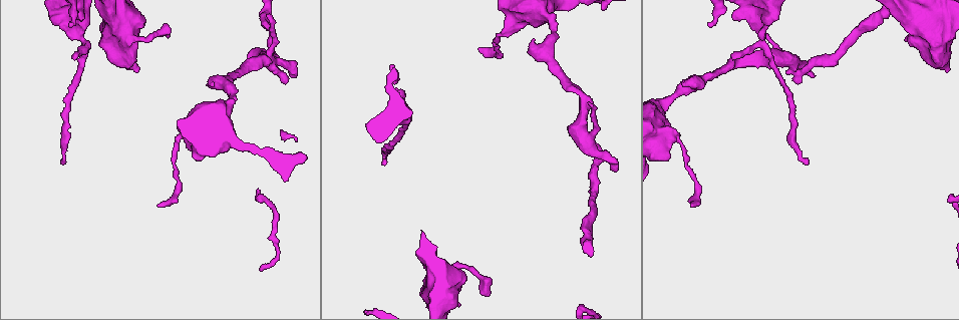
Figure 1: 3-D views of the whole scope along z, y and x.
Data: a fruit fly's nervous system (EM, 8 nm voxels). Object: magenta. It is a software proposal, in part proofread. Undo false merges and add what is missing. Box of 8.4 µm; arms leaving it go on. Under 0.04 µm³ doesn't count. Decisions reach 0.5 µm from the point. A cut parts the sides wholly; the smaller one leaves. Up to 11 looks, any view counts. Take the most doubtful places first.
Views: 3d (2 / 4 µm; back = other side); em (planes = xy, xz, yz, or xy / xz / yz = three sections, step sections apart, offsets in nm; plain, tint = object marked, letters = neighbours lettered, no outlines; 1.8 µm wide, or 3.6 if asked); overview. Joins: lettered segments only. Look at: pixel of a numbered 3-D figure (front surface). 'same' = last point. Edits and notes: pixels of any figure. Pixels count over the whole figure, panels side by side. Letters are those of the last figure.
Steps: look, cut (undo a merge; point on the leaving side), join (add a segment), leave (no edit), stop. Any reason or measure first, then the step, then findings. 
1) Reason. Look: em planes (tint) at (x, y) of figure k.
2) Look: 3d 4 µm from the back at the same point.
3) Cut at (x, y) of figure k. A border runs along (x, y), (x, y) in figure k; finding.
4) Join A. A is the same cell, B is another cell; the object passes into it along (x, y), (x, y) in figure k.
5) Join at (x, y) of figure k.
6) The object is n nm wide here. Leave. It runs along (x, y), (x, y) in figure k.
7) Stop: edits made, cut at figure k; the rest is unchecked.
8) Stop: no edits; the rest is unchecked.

Tapers out. Look: em planes (letters) at (808, 163) of figure 1.

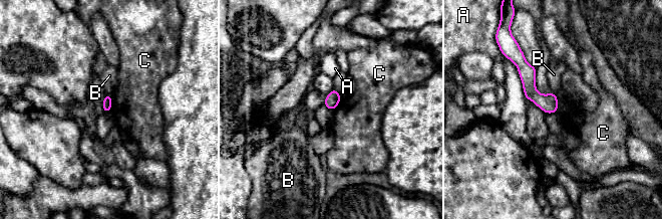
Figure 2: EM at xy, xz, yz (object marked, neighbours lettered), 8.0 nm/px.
Leave. A, B and C are other cells; a border runs along (111, 95), (111, 108), (108, 112) in figure 2; no lettered segment goes on from it.

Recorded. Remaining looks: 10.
Look: em xy step 8 (tint) at (165, 34) of figure 1.

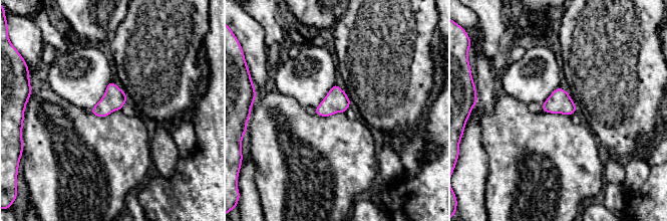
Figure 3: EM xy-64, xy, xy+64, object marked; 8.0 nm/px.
Look: em planes (letters) at the same point.

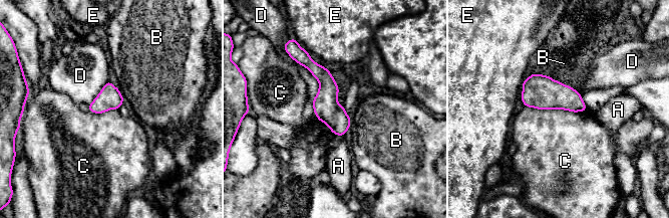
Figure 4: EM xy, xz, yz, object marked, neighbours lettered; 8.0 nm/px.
The object is 190 nm wide here. Leave. A, B, C, D and E are other cells; a border runs along (525, 105), (573, 112), (587, 111) in figure 4; no lettered segment goes on from it.

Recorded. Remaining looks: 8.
Branch stops here. Look: em planes (plain) at (64, 29) of figure 1.

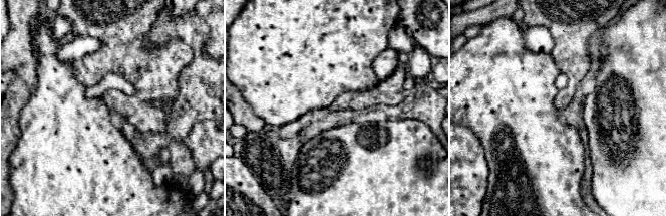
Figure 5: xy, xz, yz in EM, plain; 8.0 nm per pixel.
See the neighbours. Look: em planes (letters) at the same point.

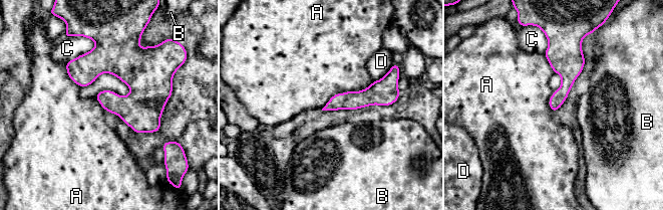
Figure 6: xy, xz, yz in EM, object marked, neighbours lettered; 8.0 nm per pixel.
Leave. A, B, C and D are other cells; it runs along (391, 99), (339, 100), (327, 108) in figure 6; none of them fits.

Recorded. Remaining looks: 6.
An open end. Look: 3d 2 µm at (481, 49) of figure 1.

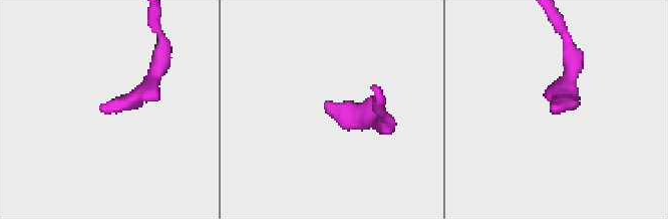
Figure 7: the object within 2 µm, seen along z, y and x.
Look: em yz step 16 (tint) at (329, 100) of figure 7.

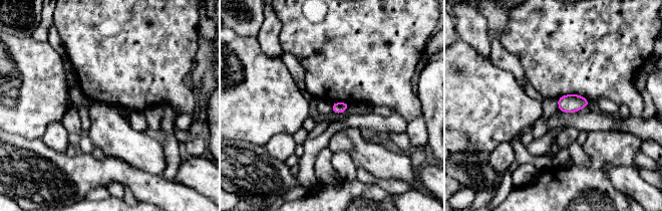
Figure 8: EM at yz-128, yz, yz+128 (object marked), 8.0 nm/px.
Look: em planes (letters) at the same point.

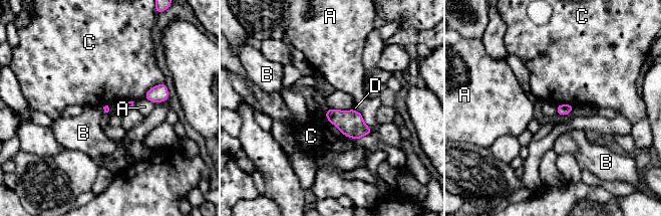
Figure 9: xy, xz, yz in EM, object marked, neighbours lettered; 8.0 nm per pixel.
The longest contact is with C, 220 nm. Leave. A, B, C and D are other cells; a border runs along (163, 81), (151, 86), (143, 97) in figure 9; no lettered segment goes on from it.

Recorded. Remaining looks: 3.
Stop: no edits; the rest is unchecked.

